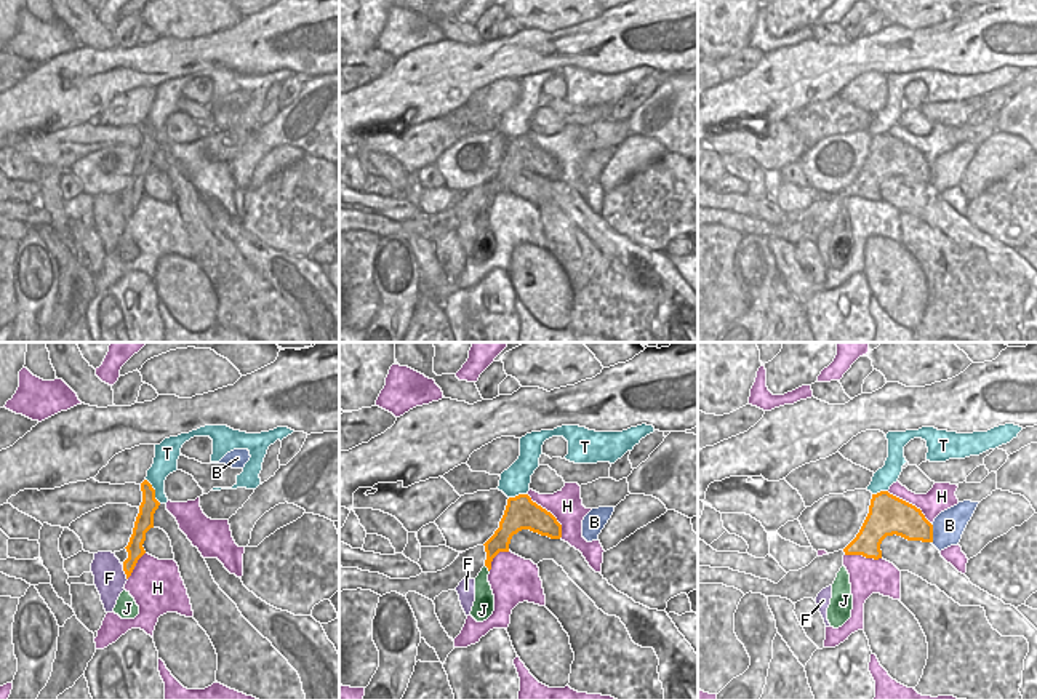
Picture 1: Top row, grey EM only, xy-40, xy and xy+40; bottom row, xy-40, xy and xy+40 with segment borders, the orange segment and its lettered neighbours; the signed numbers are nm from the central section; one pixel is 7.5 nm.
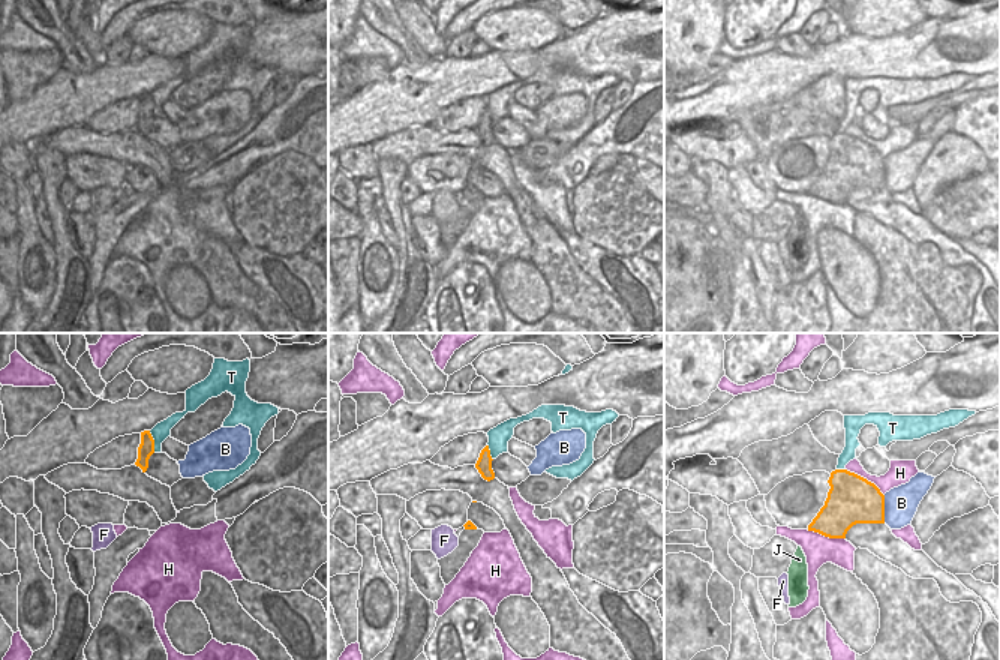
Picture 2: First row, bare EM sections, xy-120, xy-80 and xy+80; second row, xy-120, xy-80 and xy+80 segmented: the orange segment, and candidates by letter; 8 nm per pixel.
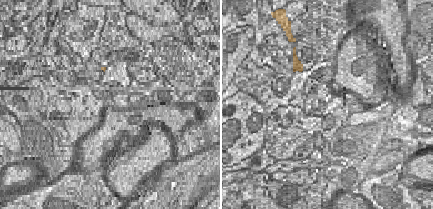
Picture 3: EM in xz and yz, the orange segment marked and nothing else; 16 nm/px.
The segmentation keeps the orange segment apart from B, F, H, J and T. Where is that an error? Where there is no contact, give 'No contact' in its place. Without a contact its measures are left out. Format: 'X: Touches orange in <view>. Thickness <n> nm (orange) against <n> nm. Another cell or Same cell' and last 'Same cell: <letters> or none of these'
B: Touches orange in xy+40. Thickness 260 nm (orange) against 240 nm. Another cell
F: Touches orange in xy-40. Thickness 130 nm (orange) against 240 nm. Another cell
H: Touches orange in xy. Thickness 240 nm (orange) against 240 nm. Another cell
J: Touches orange in xy. Thickness 150 nm (orange) against 140 nm. Same cell
T: Touches orange in xy-40. Thickness 140 nm (orange) against 180 nm. Another cell
Same cell: J.

